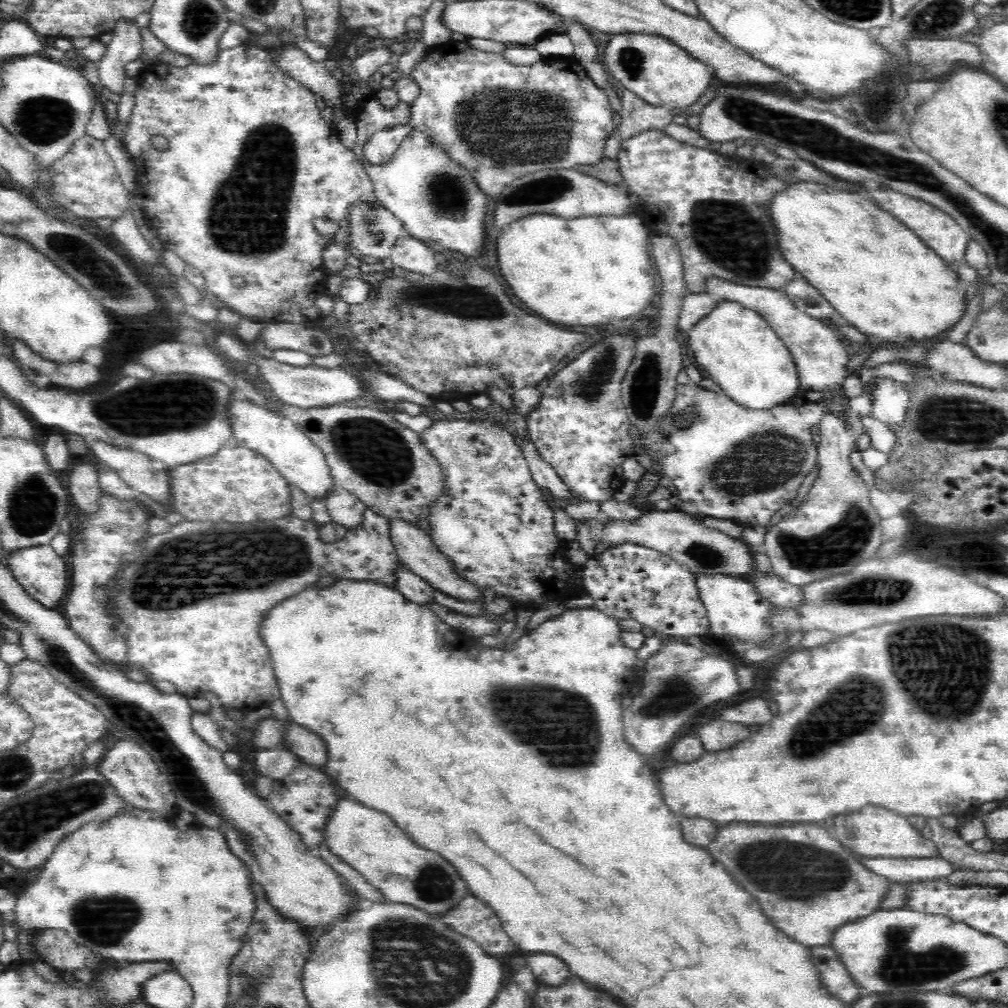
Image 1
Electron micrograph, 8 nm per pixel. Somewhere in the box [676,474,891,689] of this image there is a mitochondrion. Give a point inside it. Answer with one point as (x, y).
(838, 542)

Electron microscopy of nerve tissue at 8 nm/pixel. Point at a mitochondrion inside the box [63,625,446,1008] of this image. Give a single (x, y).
(106, 920)

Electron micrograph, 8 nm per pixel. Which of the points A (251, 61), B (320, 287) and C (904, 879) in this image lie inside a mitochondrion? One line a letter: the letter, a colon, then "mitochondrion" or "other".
A: other
B: other
C: other

